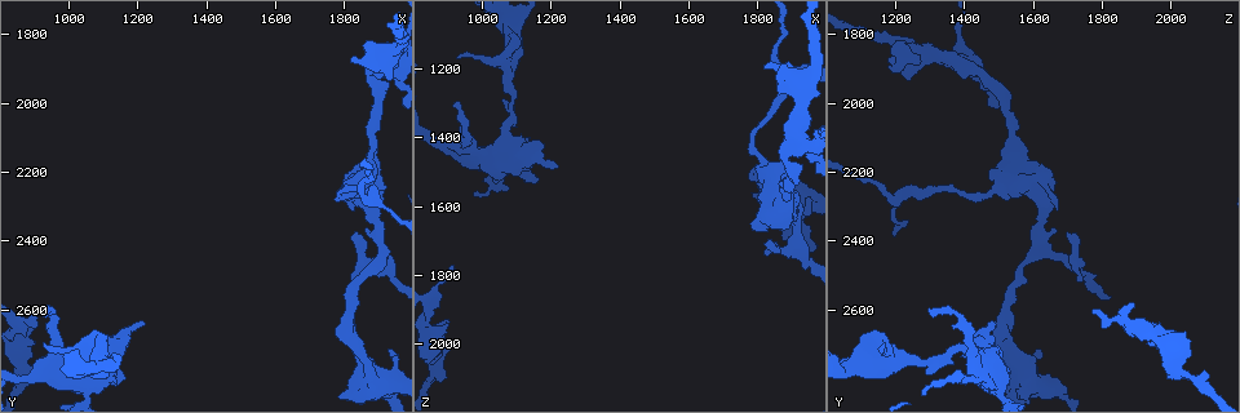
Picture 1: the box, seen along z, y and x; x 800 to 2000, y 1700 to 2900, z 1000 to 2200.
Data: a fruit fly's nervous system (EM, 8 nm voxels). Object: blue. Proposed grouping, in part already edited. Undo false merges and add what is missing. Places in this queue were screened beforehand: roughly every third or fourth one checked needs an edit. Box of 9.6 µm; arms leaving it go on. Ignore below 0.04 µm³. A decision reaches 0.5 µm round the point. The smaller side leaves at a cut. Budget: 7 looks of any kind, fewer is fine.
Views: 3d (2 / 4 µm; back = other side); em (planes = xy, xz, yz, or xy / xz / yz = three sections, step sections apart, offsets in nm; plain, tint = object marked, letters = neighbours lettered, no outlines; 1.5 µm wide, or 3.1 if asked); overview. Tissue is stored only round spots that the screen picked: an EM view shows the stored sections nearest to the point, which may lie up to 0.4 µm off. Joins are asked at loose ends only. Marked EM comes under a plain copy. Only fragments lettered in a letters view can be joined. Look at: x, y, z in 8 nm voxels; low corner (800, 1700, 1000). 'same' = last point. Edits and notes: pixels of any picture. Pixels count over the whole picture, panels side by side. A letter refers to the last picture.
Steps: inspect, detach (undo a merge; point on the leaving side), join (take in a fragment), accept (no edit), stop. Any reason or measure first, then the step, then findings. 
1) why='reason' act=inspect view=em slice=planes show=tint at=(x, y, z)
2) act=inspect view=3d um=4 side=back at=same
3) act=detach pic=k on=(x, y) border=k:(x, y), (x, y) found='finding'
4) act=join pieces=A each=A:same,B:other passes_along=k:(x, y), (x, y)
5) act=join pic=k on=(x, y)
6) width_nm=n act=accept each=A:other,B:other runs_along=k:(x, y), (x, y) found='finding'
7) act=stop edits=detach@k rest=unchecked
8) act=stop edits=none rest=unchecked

why='branch stops here' act=inspect view=em slice=planes show=letters at=(1860, 2180, 1490)

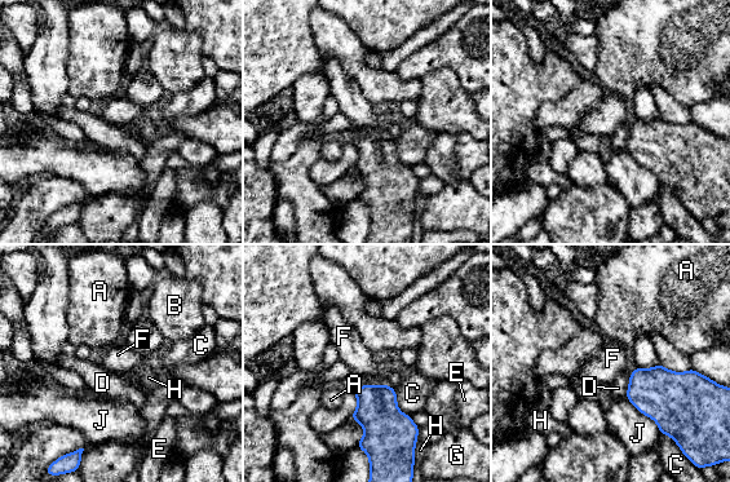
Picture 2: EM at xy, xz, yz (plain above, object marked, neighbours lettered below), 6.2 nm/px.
act=accept each=A:other,B:other,C:other,D:other,E:other,F:other,G:other,H:other,J:other border=2:(368, 383), (386, 384) found='none of them fits'

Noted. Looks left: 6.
why='branch stops here' act=inspect view=em slice=xy step=8 show=letters at=(930, 2610, 1290)

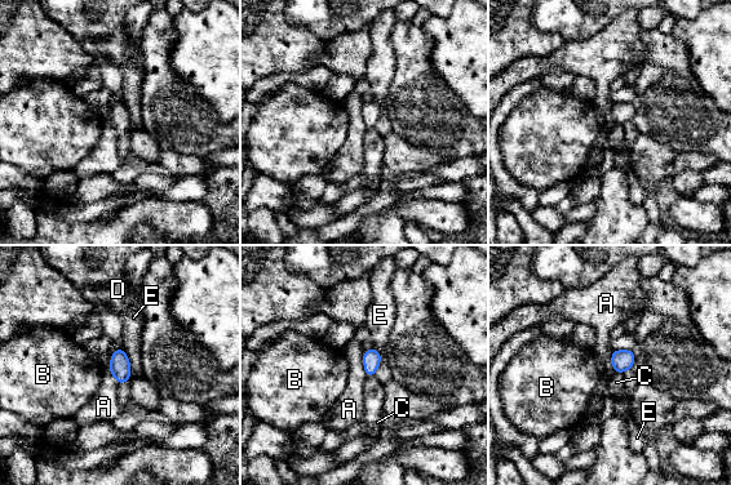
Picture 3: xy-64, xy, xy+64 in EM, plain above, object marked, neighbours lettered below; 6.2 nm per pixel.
act=inspect view=em slice=planes show=letters at=same

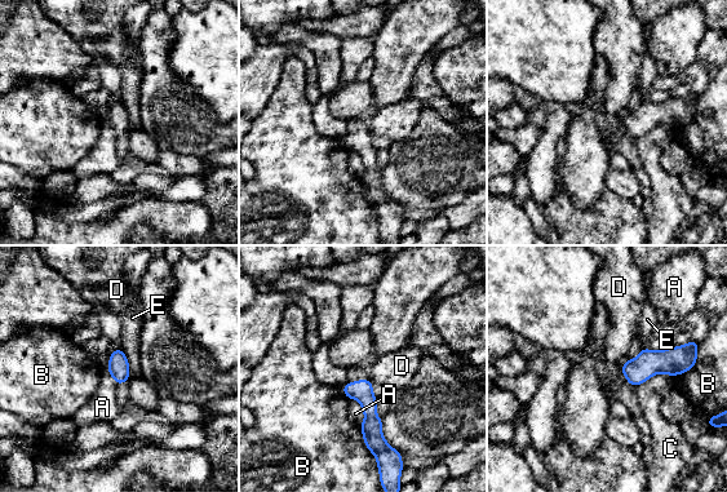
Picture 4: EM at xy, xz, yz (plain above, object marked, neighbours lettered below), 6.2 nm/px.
act=accept each=A:other,B:other,C:other,D:other,E:other found='none of them fits'

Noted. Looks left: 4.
why='an open end' act=inspect view=em slice=planes show=letters at=(900, 2640, 1940)

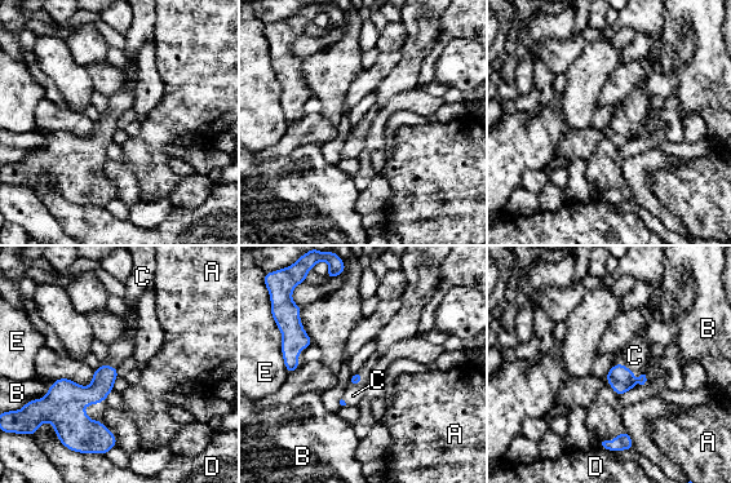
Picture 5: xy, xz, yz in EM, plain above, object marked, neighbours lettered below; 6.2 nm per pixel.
act=join pieces=C each=A:other,B:other,C:same,D:other,E:other passes_along=5:(621, 379), (630, 369), (634, 355) found='it goes on there'

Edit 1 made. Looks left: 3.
act=stop edits=join@5 rest=unchecked

